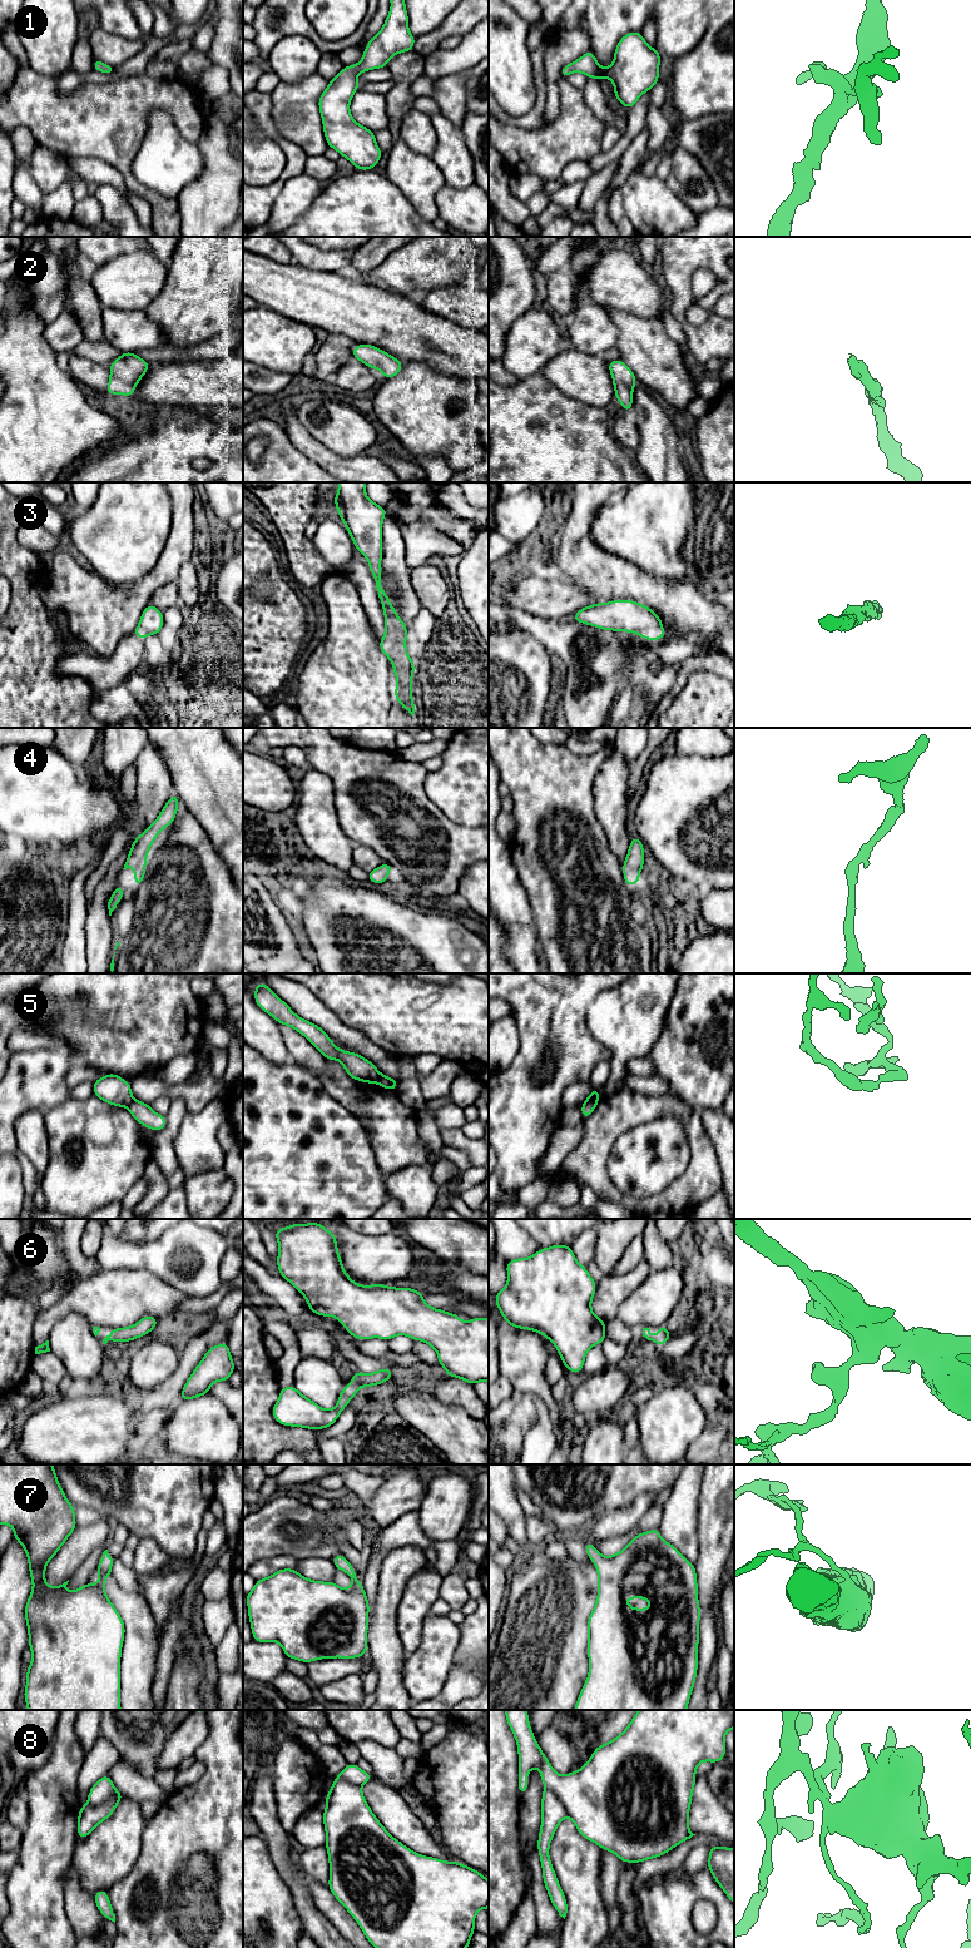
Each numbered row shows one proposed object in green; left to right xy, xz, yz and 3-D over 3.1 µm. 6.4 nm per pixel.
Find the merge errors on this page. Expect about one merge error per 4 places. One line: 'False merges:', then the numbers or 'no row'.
False merges: 5, 8

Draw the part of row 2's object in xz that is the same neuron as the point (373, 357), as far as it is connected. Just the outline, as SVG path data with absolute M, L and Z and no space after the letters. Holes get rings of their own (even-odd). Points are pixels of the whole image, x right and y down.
M358 343L357 348L350 350L360 362L381 371L383 378L392 378L403 368L403 362L372 345Z

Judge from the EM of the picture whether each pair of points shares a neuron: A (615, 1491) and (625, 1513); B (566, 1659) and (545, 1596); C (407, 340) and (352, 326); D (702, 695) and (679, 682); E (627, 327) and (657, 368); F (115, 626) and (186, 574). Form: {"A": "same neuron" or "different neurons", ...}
{"A": "different neurons", "B": "same neuron", "C": "same neuron", "D": "different neurons", "E": "same neuron", "F": "different neurons"}

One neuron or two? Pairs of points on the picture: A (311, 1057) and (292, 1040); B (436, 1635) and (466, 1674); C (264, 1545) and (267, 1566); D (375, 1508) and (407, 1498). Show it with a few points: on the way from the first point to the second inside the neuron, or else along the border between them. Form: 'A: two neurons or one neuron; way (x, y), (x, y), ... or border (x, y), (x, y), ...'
A: one neuron; way (306, 1054), (297, 1045)
B: two neurons; border (454, 1664), (440, 1691)
C: two neurons; border (295, 1556), (266, 1556), (256, 1561)
D: one neuron; way (382, 1507), (395, 1498), (400, 1498)

